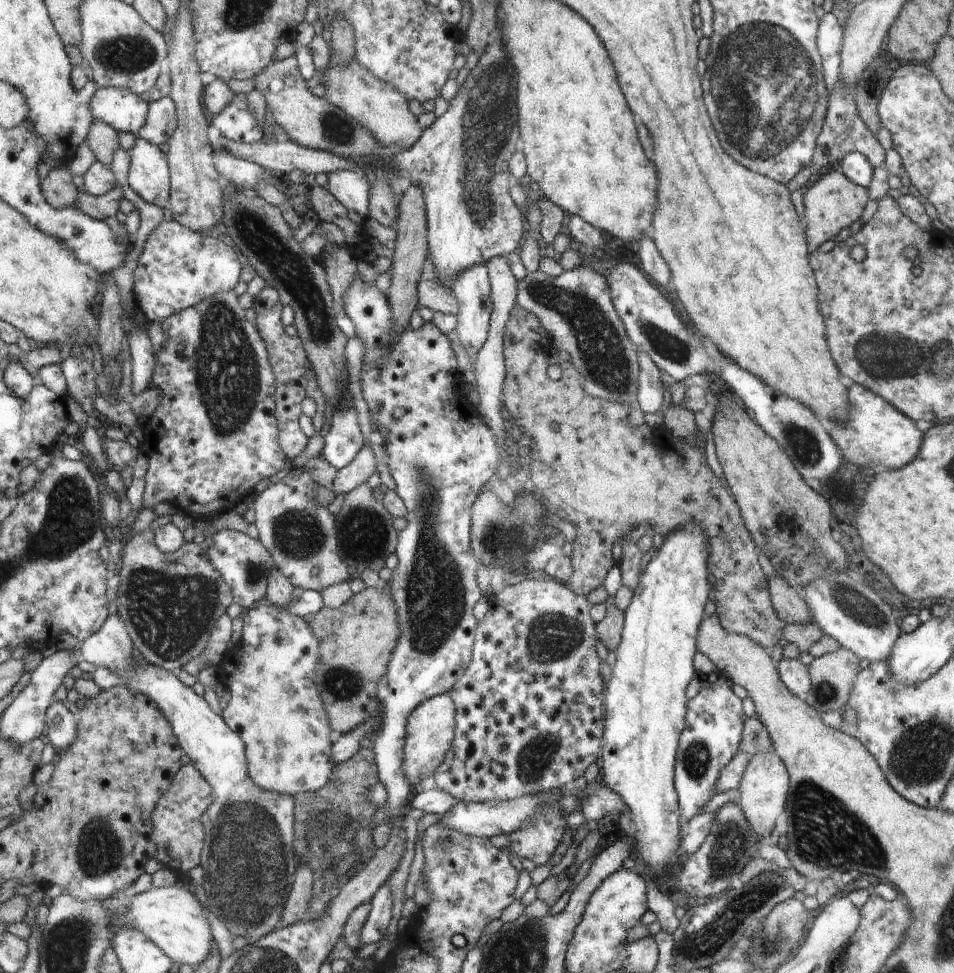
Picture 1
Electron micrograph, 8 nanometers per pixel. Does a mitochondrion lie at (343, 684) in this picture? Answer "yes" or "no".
yes

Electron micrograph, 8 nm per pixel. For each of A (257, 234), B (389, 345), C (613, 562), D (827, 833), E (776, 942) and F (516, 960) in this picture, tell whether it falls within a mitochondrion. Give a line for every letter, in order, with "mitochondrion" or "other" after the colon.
A: mitochondrion
B: other
C: other
D: mitochondrion
E: mitochondrion
F: mitochondrion

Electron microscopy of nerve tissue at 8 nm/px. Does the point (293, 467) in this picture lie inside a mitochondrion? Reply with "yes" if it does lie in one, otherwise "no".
no

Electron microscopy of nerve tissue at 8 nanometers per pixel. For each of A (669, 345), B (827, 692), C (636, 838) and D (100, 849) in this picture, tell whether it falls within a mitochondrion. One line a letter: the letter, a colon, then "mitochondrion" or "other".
A: mitochondrion
B: mitochondrion
C: other
D: mitochondrion

